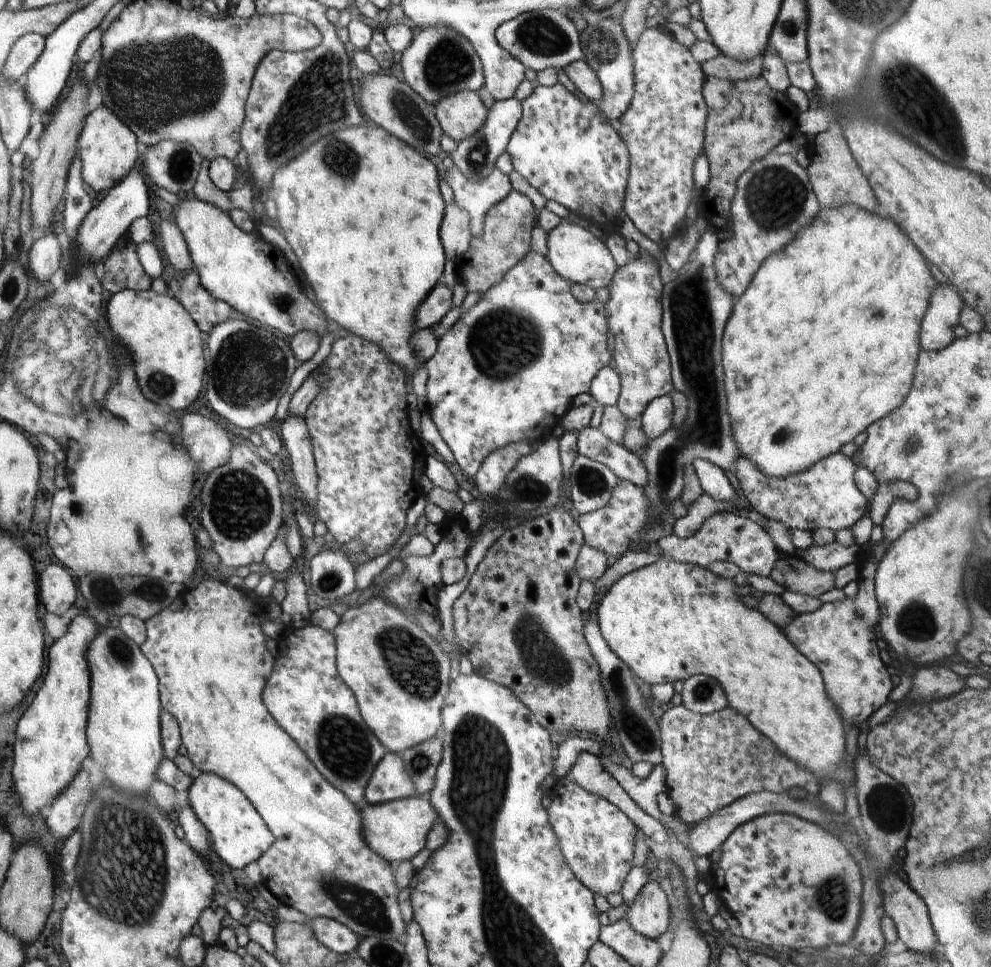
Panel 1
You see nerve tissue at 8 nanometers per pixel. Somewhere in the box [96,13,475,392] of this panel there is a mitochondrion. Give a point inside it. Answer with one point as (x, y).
(152, 85)

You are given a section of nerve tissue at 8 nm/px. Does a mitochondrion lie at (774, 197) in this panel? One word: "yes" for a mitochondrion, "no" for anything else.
yes

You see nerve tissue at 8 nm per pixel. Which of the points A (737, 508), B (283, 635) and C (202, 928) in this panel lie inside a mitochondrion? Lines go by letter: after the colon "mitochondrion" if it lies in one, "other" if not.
A: other
B: other
C: other

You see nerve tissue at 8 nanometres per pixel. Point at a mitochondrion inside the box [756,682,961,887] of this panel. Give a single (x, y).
(888, 807)

